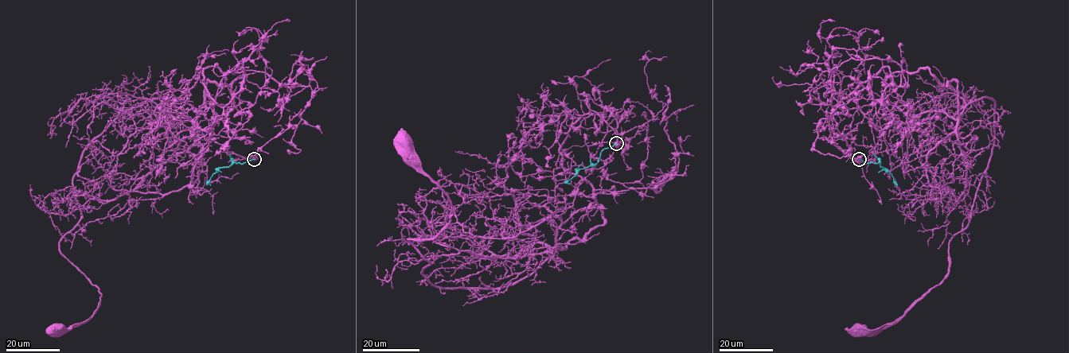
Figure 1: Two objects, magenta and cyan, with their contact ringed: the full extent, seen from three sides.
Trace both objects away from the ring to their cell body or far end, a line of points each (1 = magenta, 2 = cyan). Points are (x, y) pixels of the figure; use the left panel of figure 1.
1: (254, 159), (202, 83), (241, 68), (197, 113), (120, 114), (60, 242), (100, 302), (56, 331)
2: (254, 159), (221, 167), (212, 175), (208, 183), (211, 185)

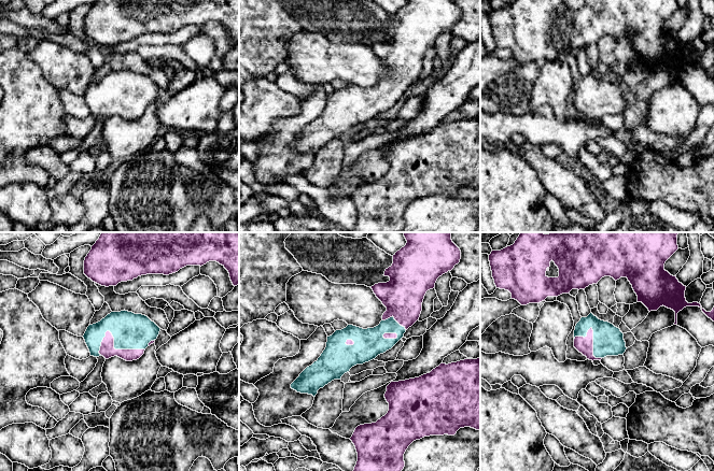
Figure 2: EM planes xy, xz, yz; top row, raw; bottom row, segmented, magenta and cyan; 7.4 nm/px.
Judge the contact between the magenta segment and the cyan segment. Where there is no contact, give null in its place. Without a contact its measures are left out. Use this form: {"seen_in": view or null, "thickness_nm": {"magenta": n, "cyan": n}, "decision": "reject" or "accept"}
{"seen_in": "xy", "thickness_nm": {"magenta": 110, "cyan": 280}, "decision": "accept"}

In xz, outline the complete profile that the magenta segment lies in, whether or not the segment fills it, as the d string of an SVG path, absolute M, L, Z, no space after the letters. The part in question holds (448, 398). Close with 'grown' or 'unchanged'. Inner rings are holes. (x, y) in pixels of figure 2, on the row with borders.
M480 358L448 365L442 362L419 377L391 382L384 398L389 403L388 413L376 423L358 426L350 438L358 453L353 471L402 471L405 467L404 454L414 441L430 436L454 436L464 427L480 430Z; unchanged

